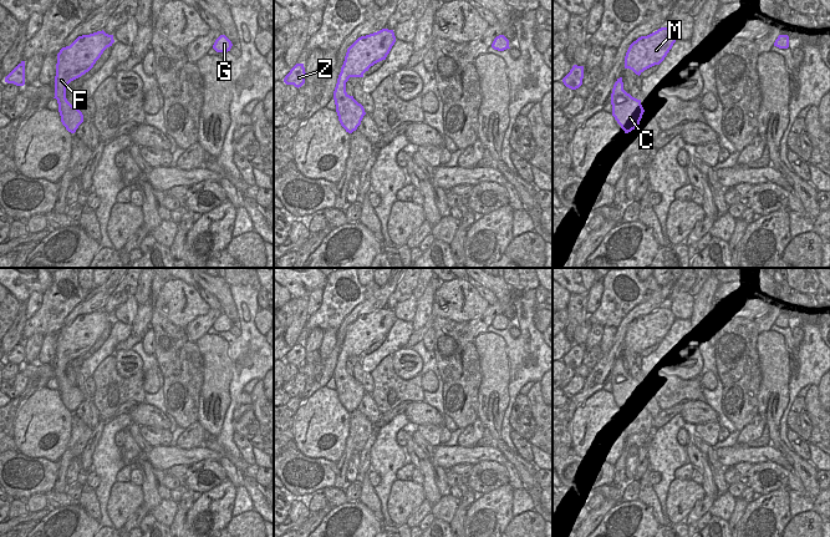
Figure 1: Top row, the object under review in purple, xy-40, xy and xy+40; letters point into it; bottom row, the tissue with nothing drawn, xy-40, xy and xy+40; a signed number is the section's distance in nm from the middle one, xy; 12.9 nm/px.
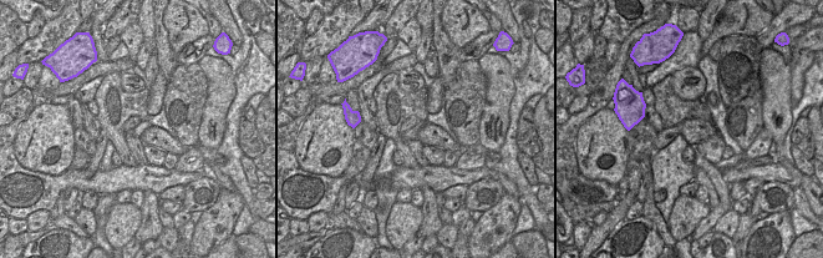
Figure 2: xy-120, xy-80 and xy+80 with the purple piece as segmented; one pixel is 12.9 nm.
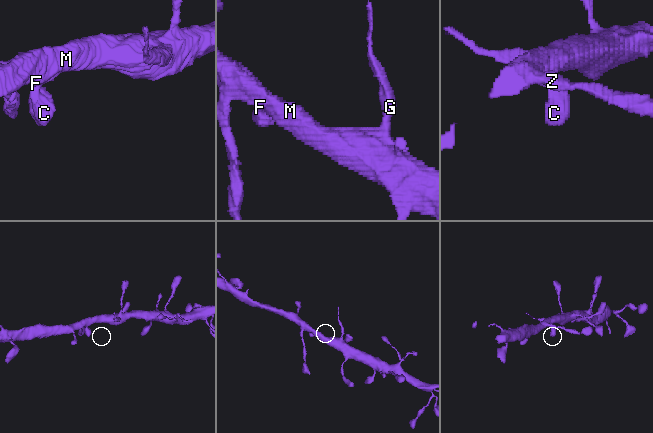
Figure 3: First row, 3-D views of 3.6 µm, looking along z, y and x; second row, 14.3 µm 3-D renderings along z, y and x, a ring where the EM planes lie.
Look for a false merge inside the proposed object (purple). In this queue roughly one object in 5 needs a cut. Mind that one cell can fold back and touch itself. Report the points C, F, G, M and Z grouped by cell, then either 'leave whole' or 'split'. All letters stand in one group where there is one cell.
groups C F G M Z; leave whole

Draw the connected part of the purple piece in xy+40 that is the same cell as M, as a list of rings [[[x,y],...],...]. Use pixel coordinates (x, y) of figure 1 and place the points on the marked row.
[[[661,27],[647,36],[638,37],[626,52],[625,69],[640,76],[645,70],[660,65],[676,40],[669,27]]]

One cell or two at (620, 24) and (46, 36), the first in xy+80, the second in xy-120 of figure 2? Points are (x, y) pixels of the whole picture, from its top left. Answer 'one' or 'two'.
one

